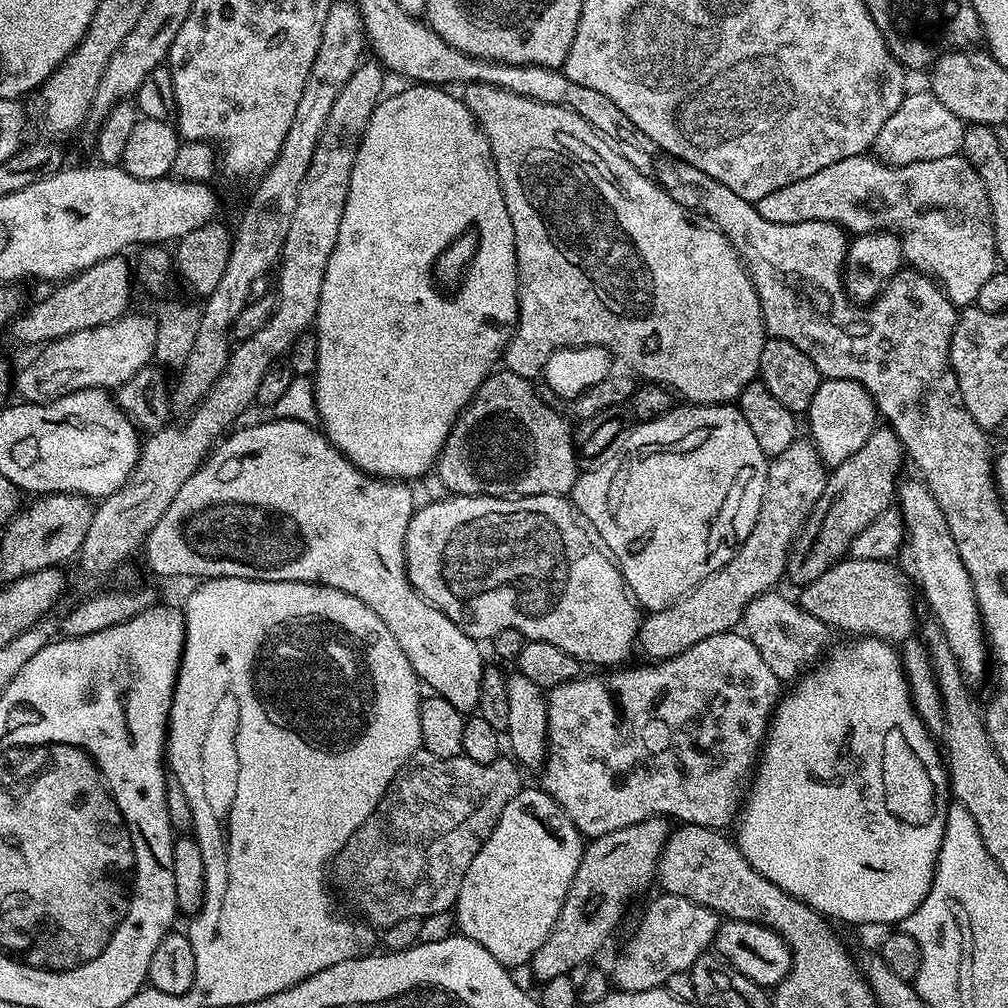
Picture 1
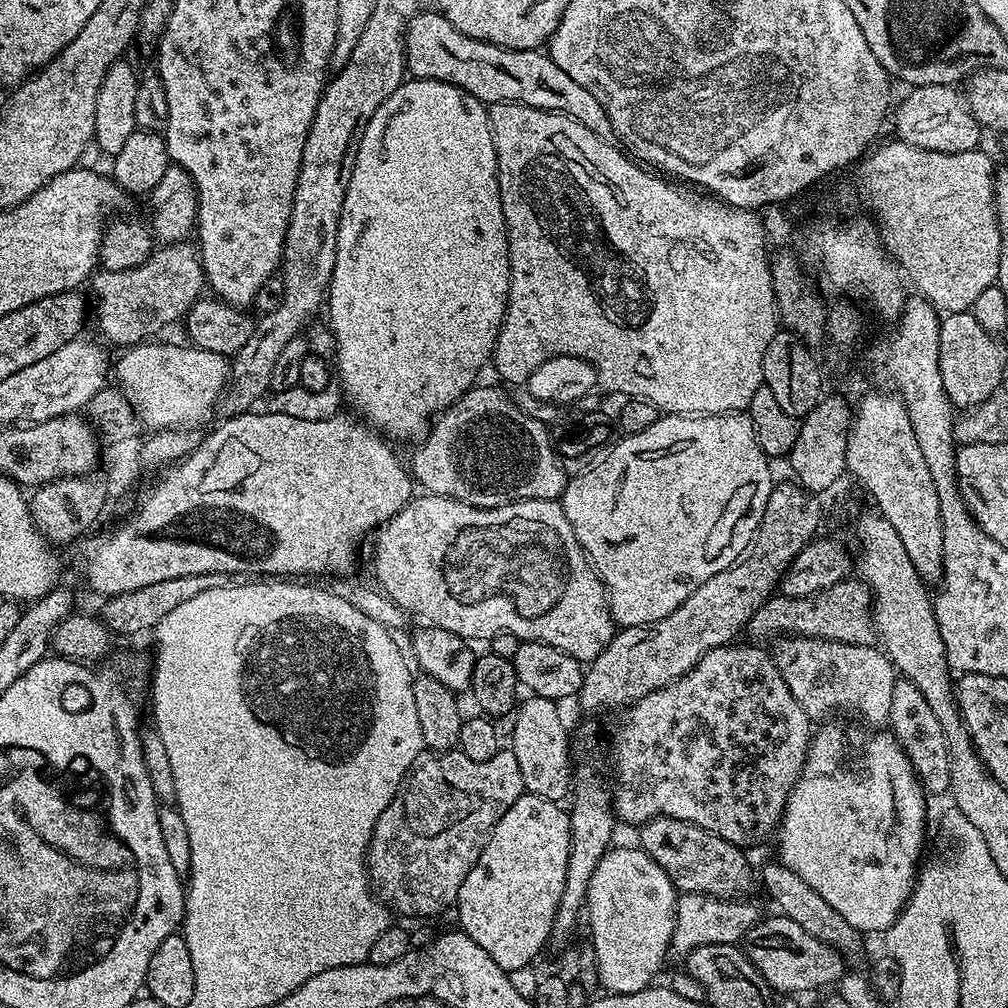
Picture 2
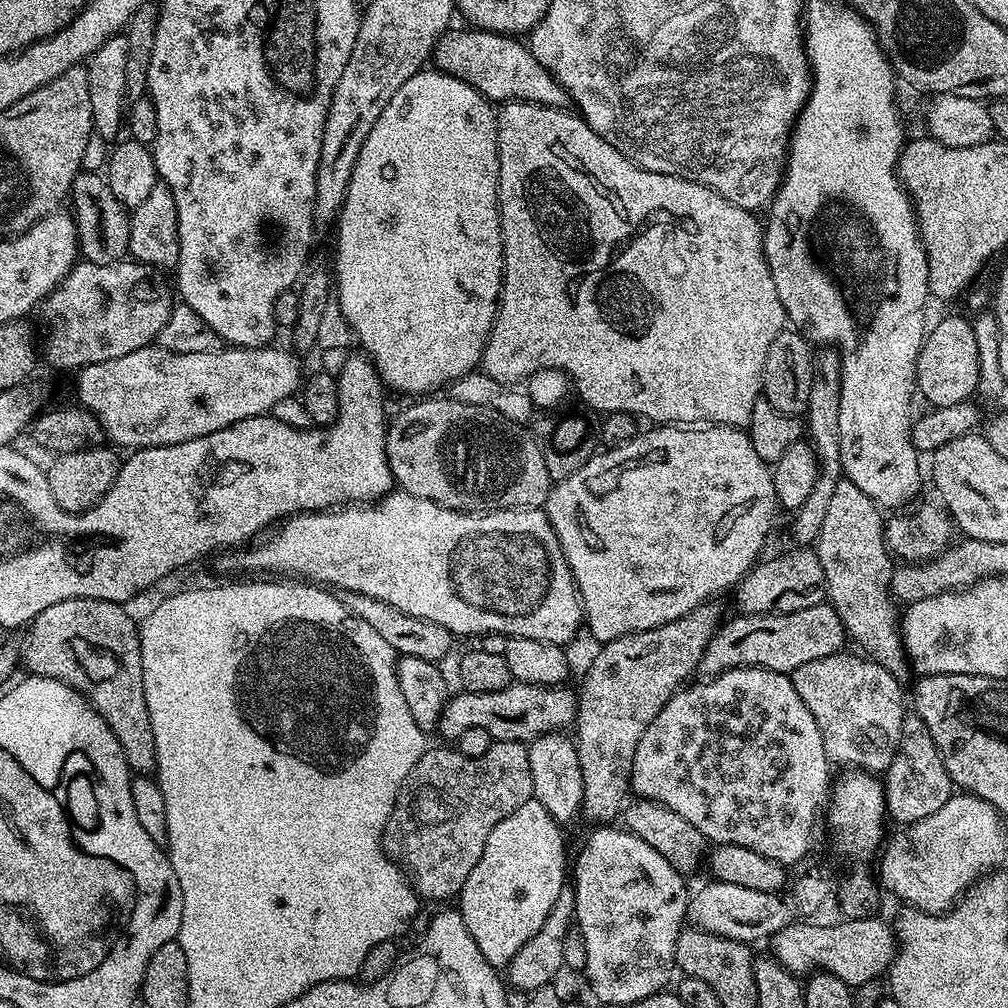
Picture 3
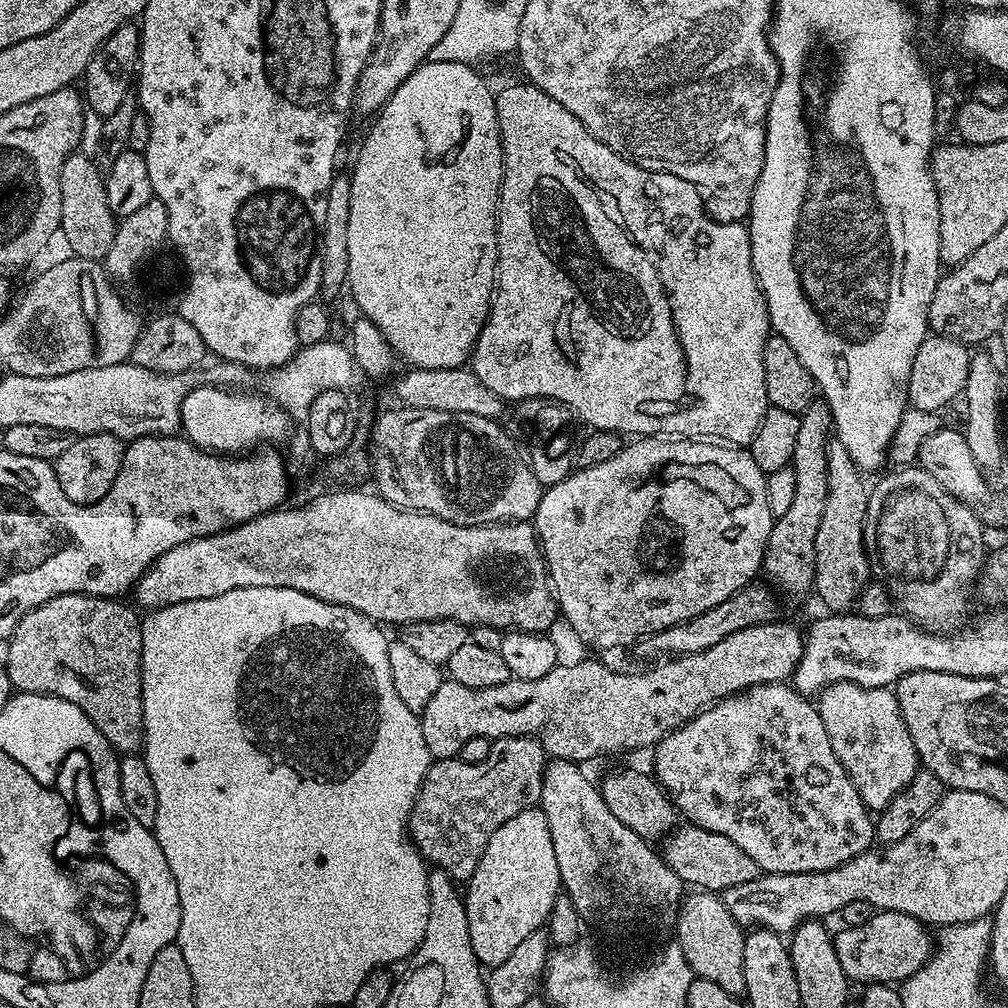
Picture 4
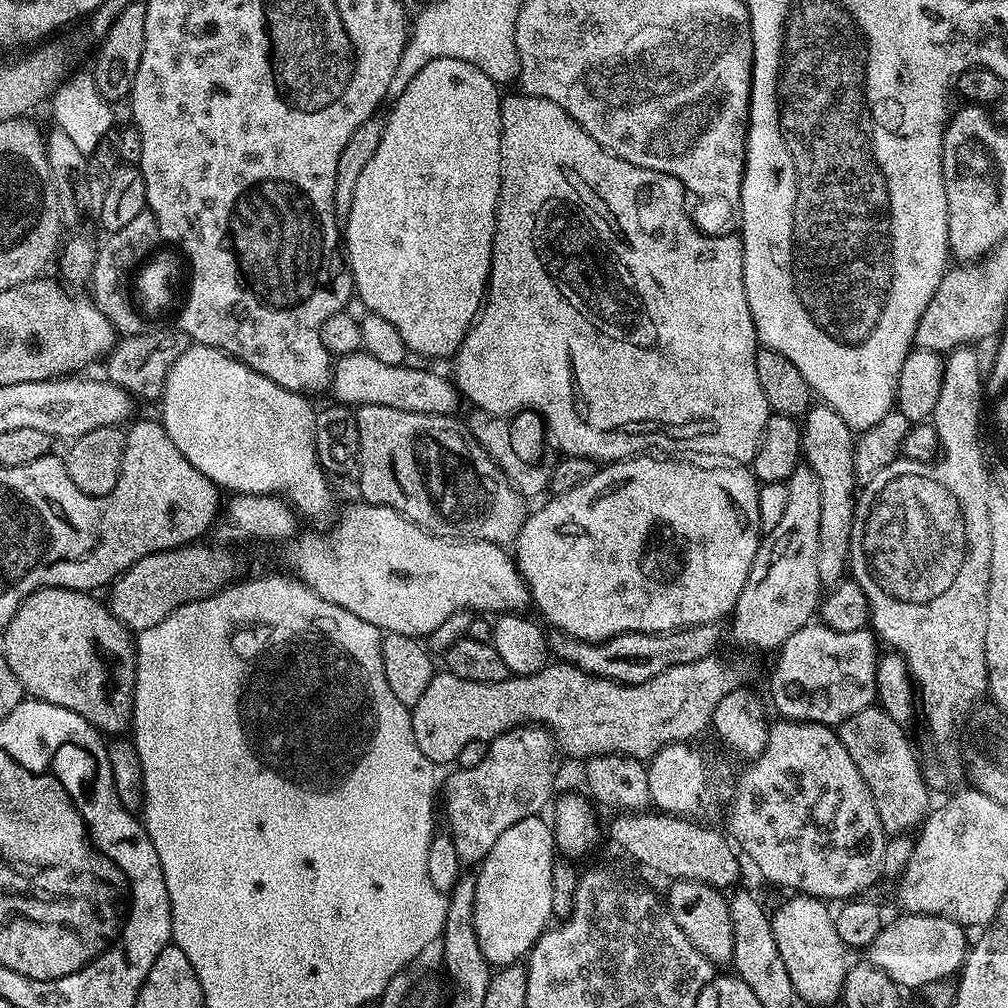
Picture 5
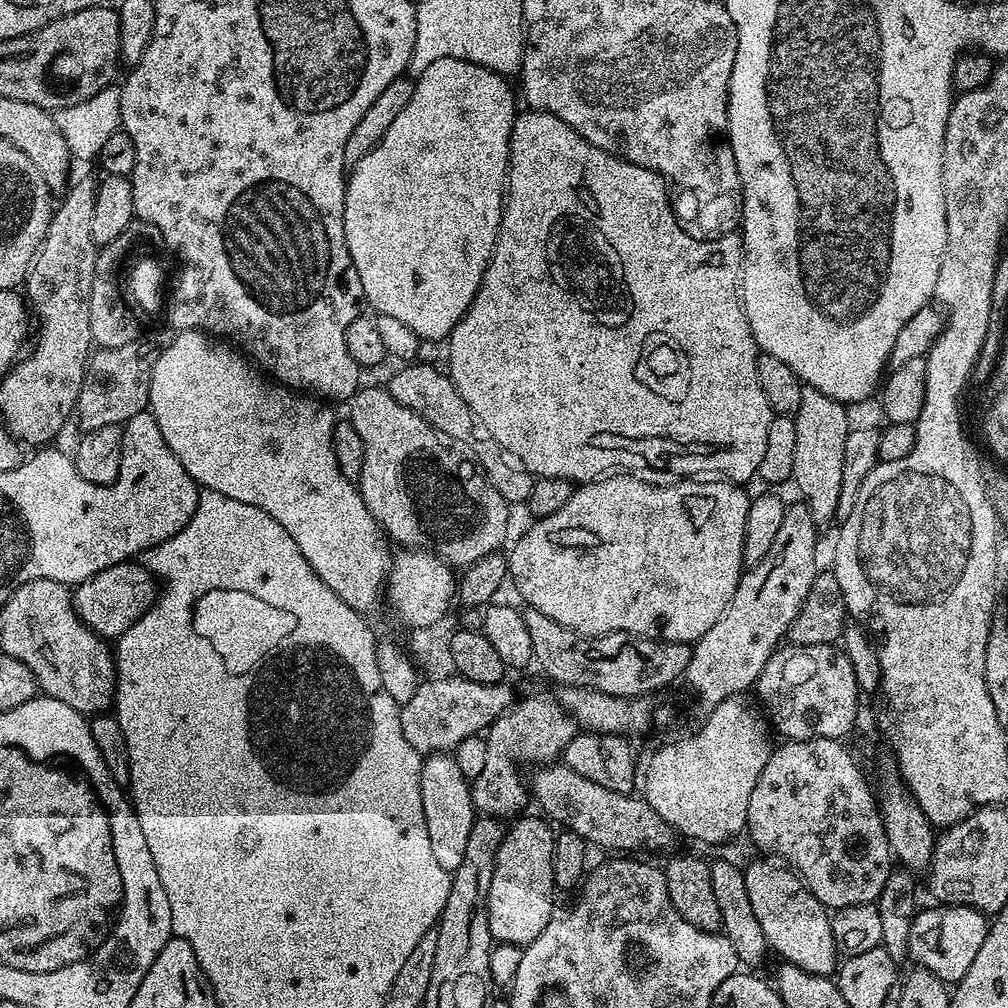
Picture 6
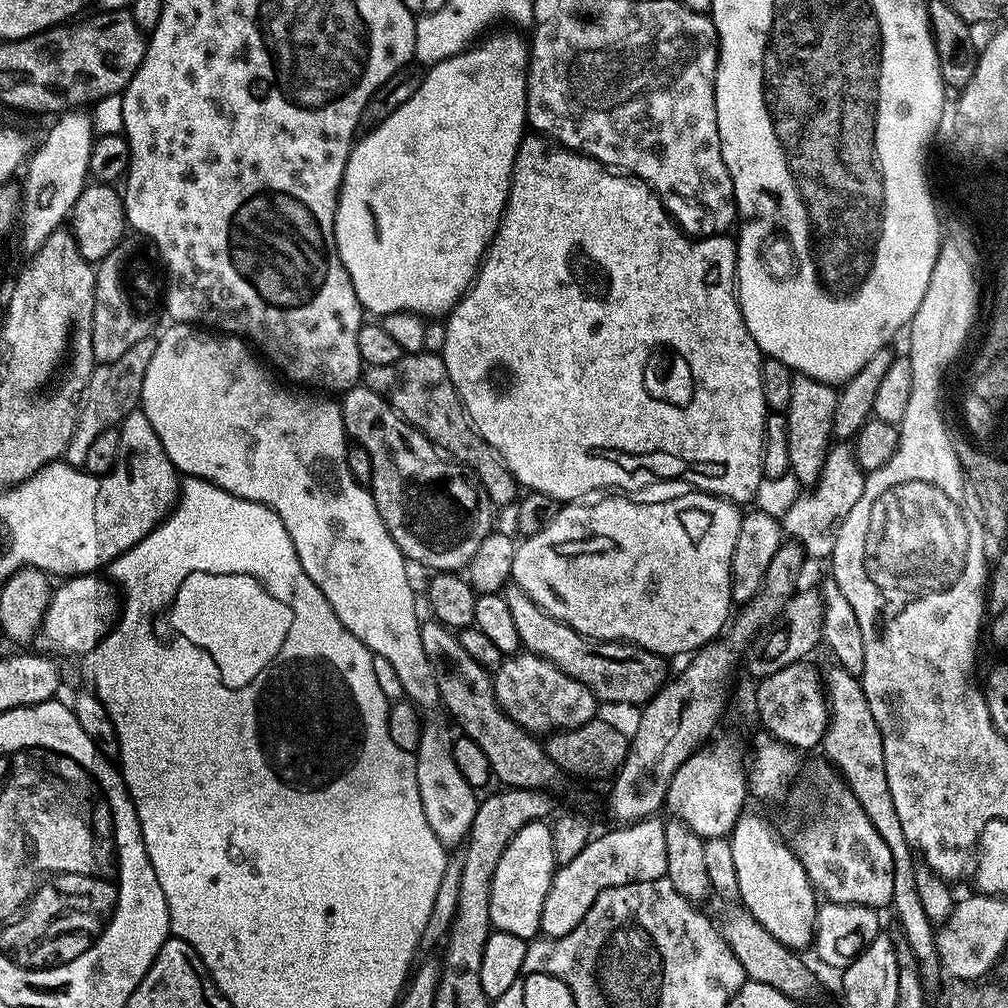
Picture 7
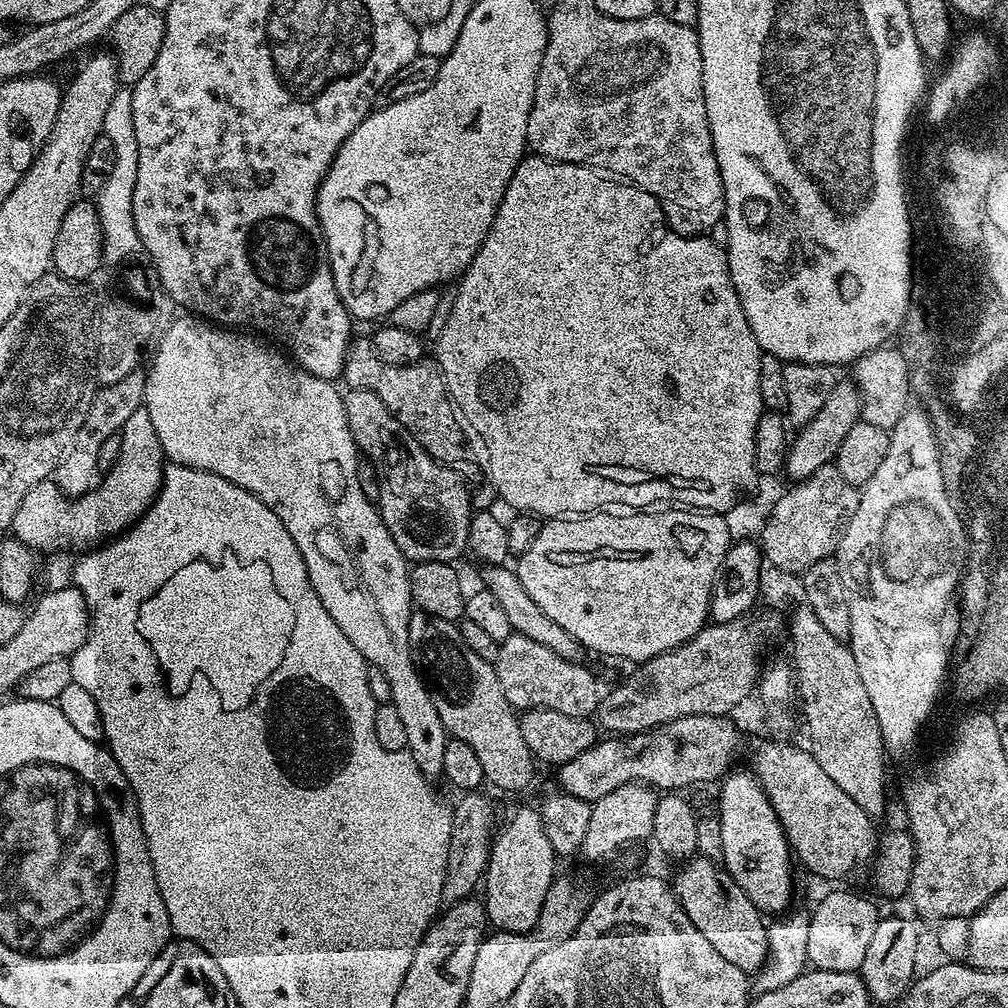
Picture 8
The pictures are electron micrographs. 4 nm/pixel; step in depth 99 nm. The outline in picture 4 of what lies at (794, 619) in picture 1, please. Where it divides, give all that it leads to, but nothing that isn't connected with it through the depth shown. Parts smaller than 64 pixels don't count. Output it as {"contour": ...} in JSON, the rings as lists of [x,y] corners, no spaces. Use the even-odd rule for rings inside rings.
{"contour":[[[838,682],[819,693],[818,707],[822,726],[826,726],[826,734],[830,734],[830,746],[834,754],[838,754],[838,762],[842,762],[846,774],[854,782],[854,790],[858,790],[862,802],[873,813],[883,812],[886,806],[890,806],[892,799],[916,777],[918,771],[914,742],[910,738],[910,730],[906,730],[895,691],[891,687],[863,688],[850,682]]]}

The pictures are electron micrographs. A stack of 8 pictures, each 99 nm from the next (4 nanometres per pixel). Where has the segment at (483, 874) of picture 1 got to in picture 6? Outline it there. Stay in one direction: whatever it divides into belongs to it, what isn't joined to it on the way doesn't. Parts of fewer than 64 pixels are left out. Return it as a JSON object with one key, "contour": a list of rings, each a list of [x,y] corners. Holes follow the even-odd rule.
{"contour":[[[524,814],[504,833],[497,852],[493,877],[490,878],[488,891],[488,921],[493,941],[502,944],[526,946],[546,930],[554,918],[552,912],[551,852],[554,832],[551,832],[549,821],[539,815]]]}

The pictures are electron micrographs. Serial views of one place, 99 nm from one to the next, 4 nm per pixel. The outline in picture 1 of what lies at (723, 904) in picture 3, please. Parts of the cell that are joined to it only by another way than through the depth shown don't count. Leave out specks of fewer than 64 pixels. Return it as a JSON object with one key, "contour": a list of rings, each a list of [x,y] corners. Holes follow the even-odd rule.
{"contour":[[[659,894],[648,904],[636,933],[624,944],[610,969],[610,980],[619,991],[641,992],[664,988],[670,974],[687,972],[704,952],[713,947],[721,917],[690,898]]]}

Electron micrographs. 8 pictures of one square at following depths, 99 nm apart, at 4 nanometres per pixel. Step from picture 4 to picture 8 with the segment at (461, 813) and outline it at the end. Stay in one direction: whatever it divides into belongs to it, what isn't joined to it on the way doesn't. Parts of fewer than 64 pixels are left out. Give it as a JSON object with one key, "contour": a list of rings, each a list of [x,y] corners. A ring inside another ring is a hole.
{"contour":[[[519,634],[506,638],[500,645],[494,663],[502,682],[502,691],[517,710],[553,708],[558,710],[558,714],[588,718],[595,713],[602,699],[602,691],[596,685],[596,676],[590,669],[583,668],[583,663],[556,654],[550,650],[550,646],[542,646],[542,642],[534,642],[534,638]]]}

